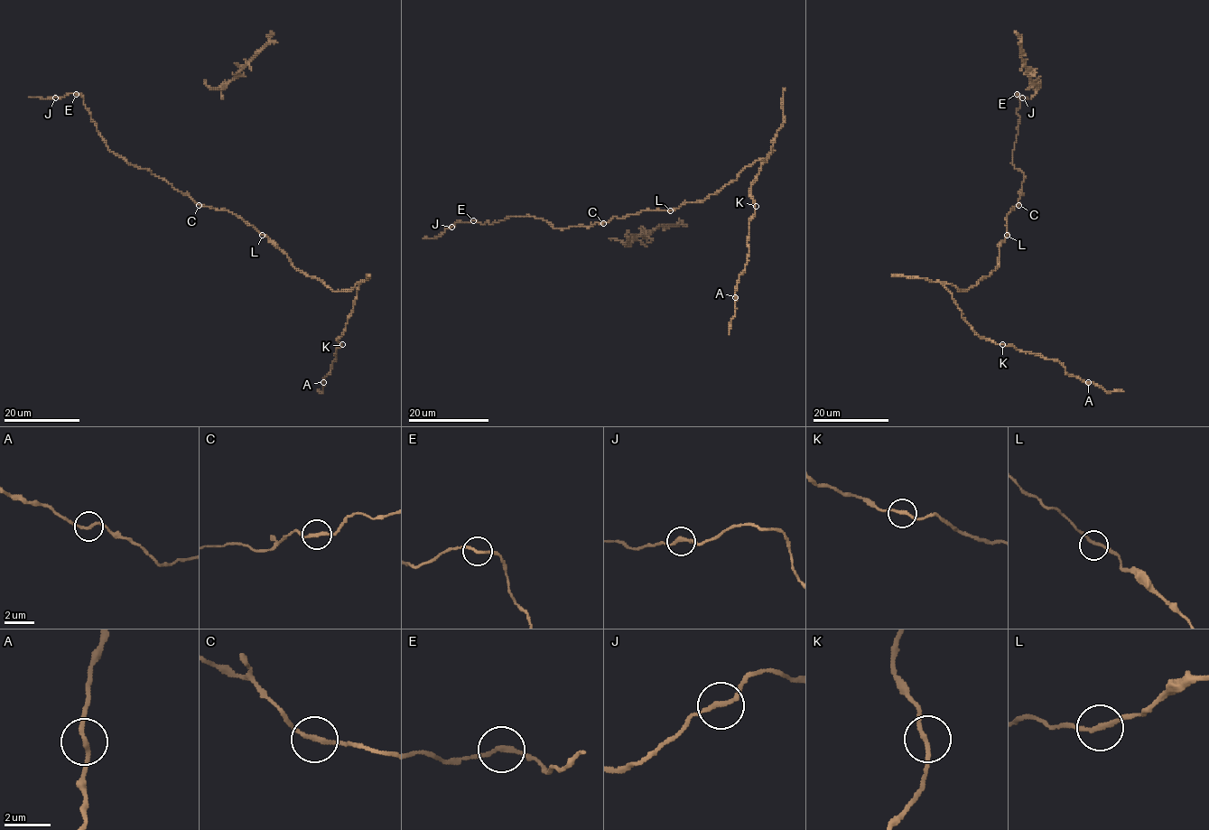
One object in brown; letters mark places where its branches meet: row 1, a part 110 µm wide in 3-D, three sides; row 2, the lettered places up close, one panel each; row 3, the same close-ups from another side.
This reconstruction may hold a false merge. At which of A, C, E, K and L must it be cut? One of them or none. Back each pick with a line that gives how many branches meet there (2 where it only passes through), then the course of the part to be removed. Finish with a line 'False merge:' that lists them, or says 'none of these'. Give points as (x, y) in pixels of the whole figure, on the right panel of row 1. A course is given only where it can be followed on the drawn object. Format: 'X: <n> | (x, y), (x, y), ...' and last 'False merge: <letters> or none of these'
False merge: none of these

